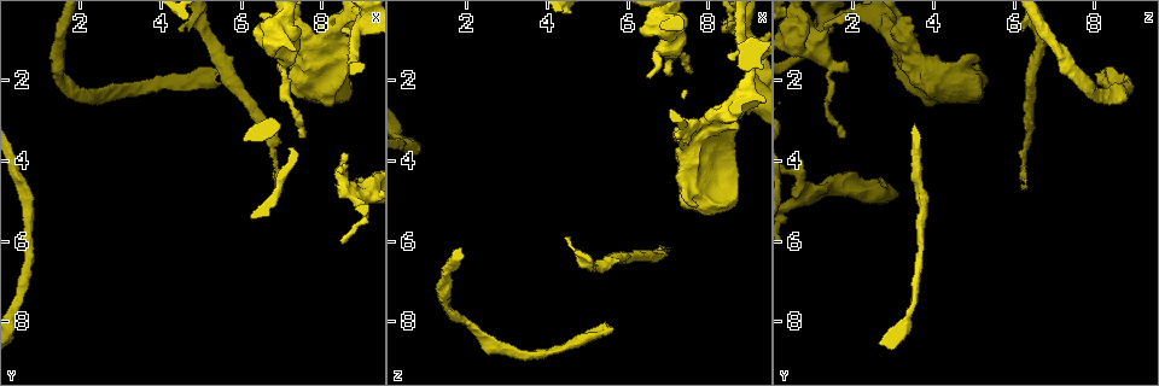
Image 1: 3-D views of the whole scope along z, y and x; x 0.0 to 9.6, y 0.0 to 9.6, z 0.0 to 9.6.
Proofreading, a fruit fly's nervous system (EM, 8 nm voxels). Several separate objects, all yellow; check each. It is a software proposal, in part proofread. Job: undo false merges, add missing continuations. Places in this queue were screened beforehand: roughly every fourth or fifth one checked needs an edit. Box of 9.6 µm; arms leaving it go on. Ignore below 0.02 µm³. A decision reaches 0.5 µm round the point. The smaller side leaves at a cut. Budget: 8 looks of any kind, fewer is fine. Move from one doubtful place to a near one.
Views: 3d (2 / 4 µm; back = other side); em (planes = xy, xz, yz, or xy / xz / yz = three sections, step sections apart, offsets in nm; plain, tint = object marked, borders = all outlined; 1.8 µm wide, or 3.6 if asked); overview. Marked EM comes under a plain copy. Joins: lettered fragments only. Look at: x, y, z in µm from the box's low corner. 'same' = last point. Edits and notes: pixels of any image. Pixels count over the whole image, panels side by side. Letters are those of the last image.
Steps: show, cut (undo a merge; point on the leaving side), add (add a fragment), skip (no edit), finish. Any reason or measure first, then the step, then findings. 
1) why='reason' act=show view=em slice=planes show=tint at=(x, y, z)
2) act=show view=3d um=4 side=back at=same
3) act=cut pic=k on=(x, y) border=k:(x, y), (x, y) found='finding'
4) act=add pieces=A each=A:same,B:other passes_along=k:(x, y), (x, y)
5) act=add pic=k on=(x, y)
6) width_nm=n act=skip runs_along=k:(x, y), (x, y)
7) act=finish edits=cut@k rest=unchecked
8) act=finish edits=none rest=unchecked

why='closes a loop' act=show view=em slice=xy step=4 show=tint at=(8.70, 2.20, 4.00)

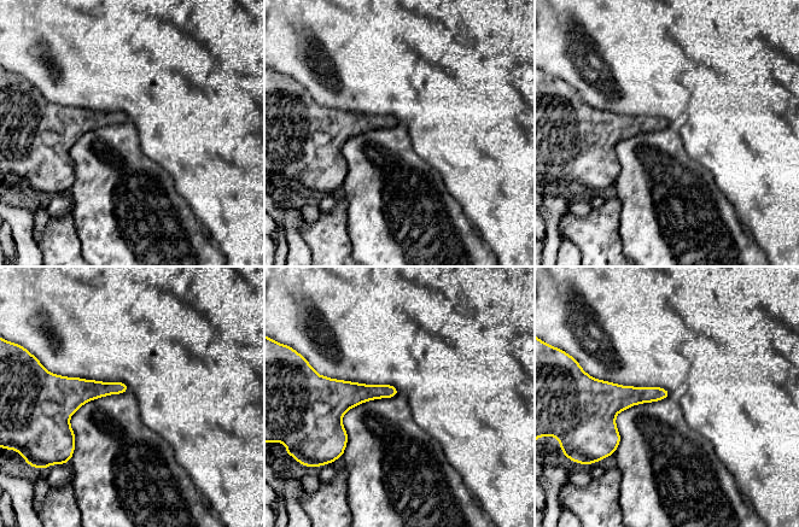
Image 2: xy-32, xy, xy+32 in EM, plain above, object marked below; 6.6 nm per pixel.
why='cut it another way' act=show view=em slice=planes show=borders at=same

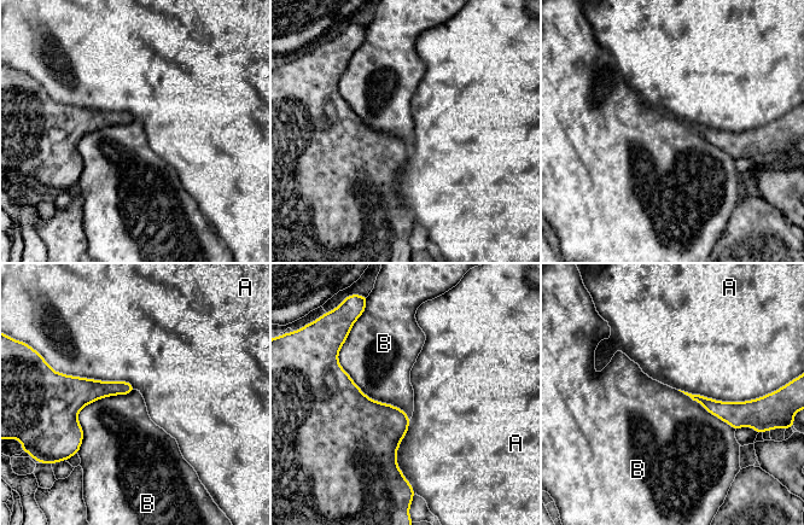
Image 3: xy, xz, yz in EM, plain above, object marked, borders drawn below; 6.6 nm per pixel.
act=skip each=A:other,B:other border=3:(344, 342), (341, 367), (409, 420) found='continuous, no second neuron'

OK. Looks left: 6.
why='an open end' act=show view=3d um=4 at=(9.00, 4.65, 2.85)

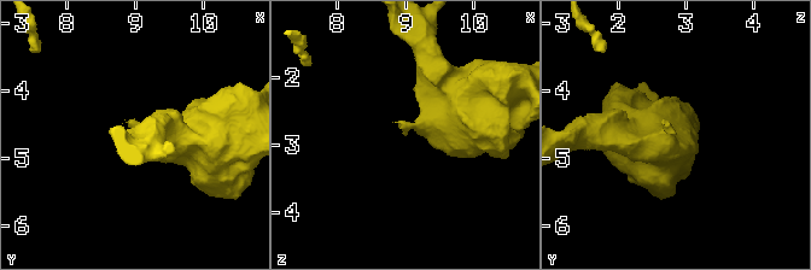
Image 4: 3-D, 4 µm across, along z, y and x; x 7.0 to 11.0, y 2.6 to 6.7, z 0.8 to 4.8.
why='now the EM' act=show view=em um=3.6 slice=planes show=borders at=(9.00, 4.60, 2.80)

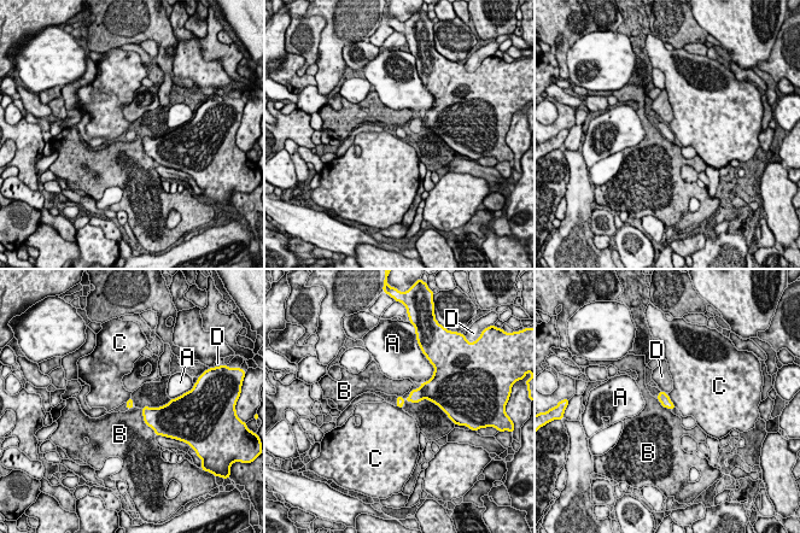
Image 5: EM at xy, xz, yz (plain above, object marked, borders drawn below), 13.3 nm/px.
act=skip each=A:other,B:other,C:other,D:other border=5:(667, 396), (675, 406) found='no lettered fragment goes on from it'

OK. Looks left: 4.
why='branch stops here' act=show view=3d um=2 at=(5.60, 1.75, 8.15)

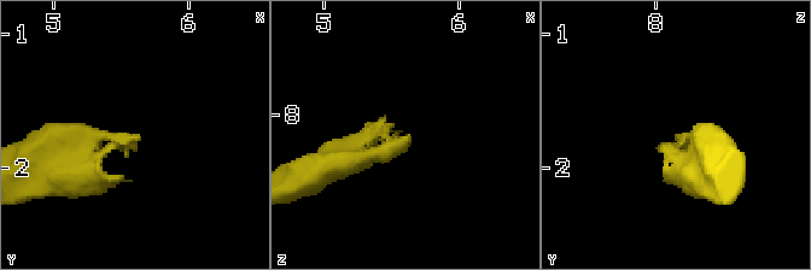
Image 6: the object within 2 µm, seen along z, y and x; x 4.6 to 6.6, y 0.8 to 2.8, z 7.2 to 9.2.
why='now the EM' act=show view=em slice=planes show=borders at=(5.64, 1.74, 8.18)

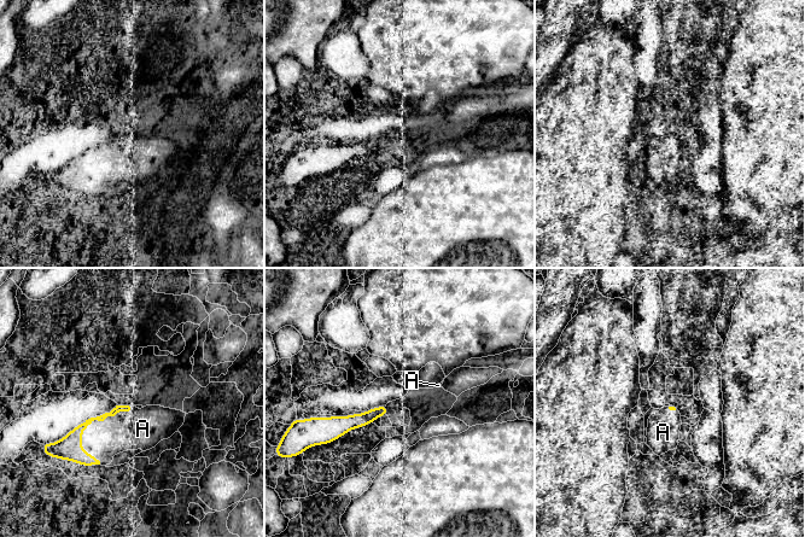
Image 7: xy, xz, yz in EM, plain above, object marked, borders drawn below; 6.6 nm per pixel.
act=add pieces=A each=A:same passes_along=7:(69, 448), (89, 424), (126, 431) found='it goes on there'

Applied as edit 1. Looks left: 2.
act=finish edits=add@7 rest=unchecked

